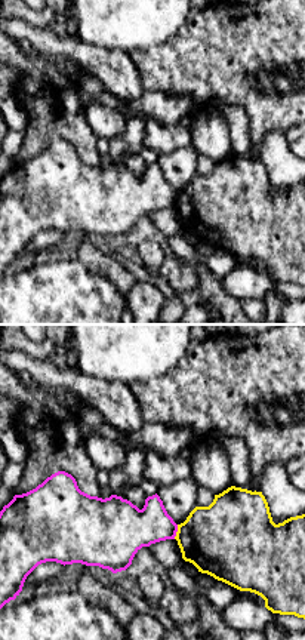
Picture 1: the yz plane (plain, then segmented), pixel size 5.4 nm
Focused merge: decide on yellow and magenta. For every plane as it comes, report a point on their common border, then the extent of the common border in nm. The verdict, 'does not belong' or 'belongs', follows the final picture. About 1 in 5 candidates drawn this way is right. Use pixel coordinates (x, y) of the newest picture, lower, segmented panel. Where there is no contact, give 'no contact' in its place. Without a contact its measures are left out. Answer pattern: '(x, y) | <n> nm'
(176, 532) | 80 nm

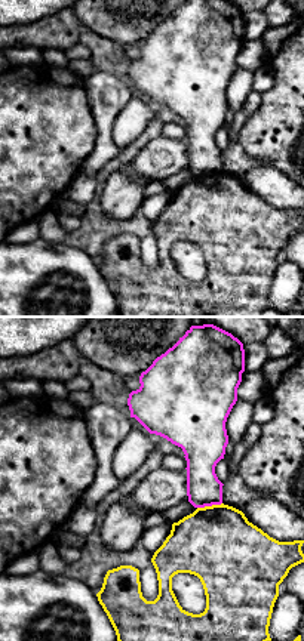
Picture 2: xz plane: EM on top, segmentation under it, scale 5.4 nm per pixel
(209, 507) | 140 nm

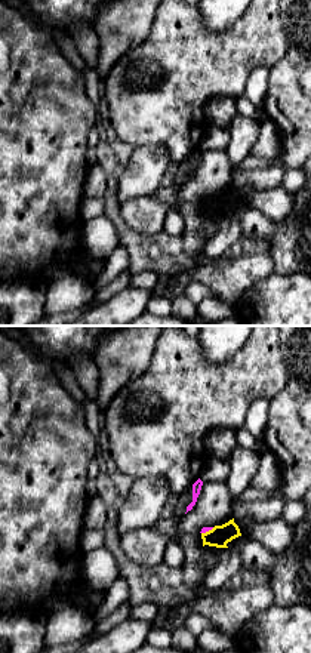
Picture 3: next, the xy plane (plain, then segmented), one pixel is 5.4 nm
(209, 530) | 80 nm

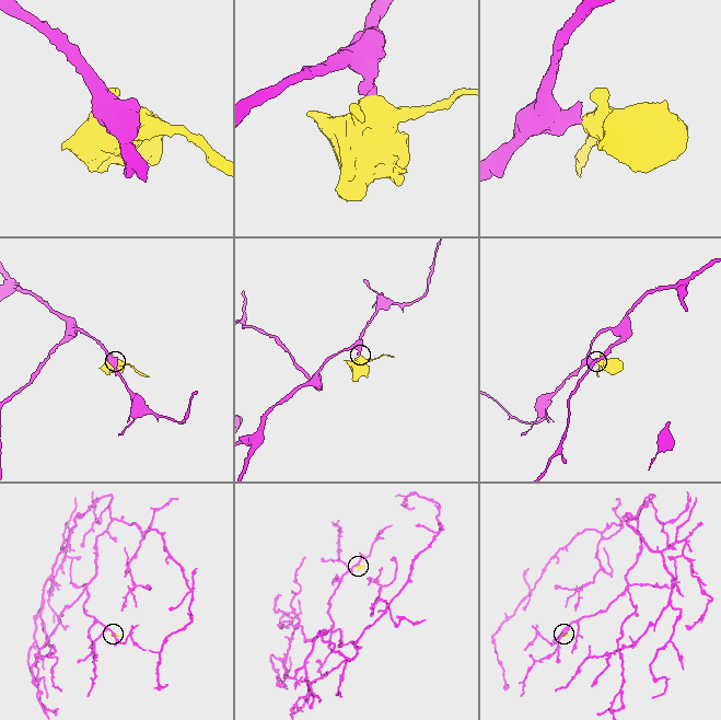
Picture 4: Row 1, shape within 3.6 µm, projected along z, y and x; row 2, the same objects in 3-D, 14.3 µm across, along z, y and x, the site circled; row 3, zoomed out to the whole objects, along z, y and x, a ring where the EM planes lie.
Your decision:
does not belong

